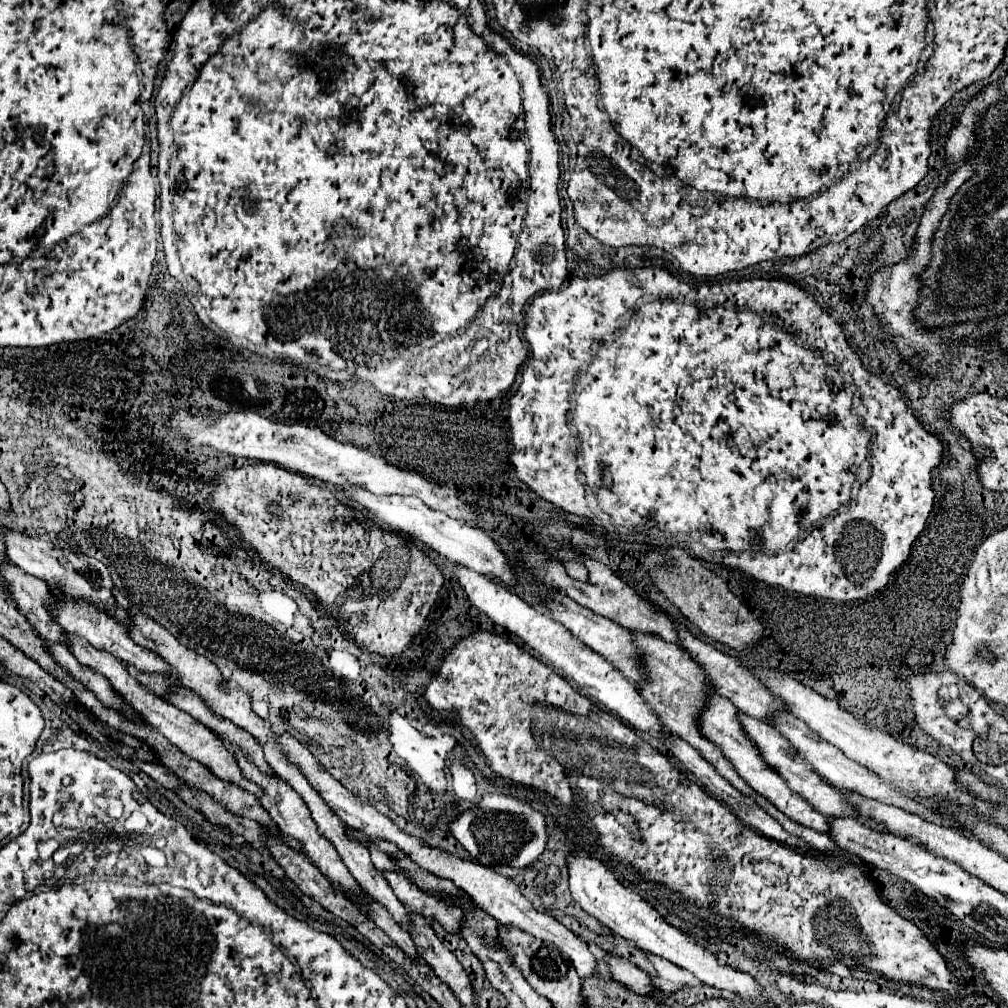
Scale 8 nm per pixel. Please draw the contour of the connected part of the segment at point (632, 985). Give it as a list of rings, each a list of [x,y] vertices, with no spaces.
[[[606,955],[604,963],[610,969],[614,981],[622,983],[624,987],[628,987],[630,991],[634,991],[638,995],[654,995],[656,987],[652,983],[650,975],[644,973],[642,969],[638,969],[636,965],[626,963],[620,957],[616,957],[616,955]]]

